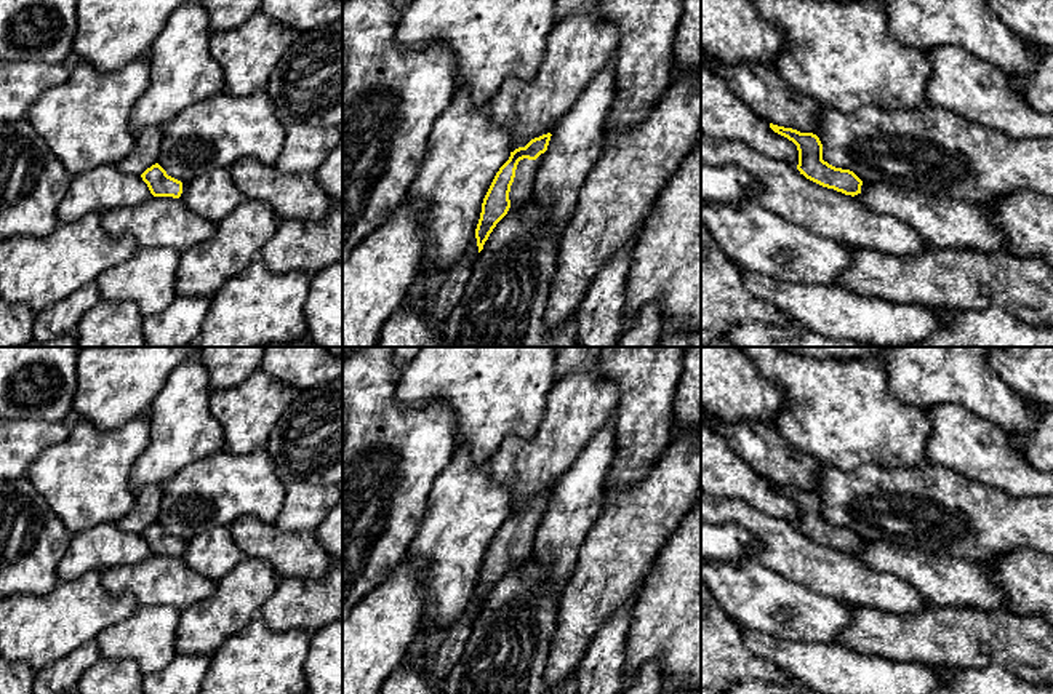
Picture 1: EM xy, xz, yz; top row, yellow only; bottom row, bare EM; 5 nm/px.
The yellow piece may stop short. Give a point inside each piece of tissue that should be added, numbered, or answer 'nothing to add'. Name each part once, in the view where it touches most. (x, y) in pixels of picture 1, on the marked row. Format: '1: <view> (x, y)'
1: xz (520, 192)

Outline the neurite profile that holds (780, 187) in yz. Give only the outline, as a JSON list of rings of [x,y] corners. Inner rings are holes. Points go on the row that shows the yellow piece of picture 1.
[[[701,133],[701,162],[741,166],[755,181],[747,190],[749,201],[815,235],[895,256],[919,254],[931,246],[899,219],[867,209],[855,197],[823,187],[787,162],[767,157],[738,139]]]

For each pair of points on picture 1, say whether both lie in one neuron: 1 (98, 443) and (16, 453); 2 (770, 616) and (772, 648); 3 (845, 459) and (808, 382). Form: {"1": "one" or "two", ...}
{"1": "two", "2": "two", "3": "one"}

